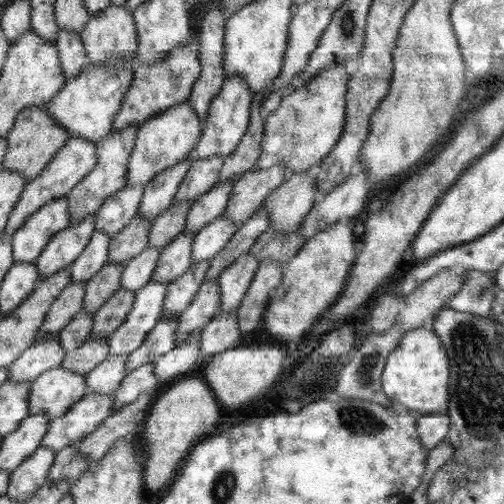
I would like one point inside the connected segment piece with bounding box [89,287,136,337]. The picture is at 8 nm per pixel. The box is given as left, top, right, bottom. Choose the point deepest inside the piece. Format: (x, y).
(111, 315)

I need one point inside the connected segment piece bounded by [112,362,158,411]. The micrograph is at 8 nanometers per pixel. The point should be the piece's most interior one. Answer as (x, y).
(140, 380)

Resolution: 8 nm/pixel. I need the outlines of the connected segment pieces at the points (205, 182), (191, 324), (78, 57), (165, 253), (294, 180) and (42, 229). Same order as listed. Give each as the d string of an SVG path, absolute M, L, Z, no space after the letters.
M222 155L210 156L204 160L195 159L186 177L182 180L174 202L195 202L218 182L220 170L224 163Z
M217 279L204 281L188 308L178 318L178 327L174 334L174 346L186 341L186 337L201 330L221 310L222 293Z
M60 29L55 42L62 69L66 73L66 80L78 76L80 72L90 66L90 59L86 55L80 33L70 31L70 29Z
M194 232L178 234L167 246L161 248L158 264L150 276L150 281L170 283L184 274L192 264L192 246L195 242Z
M308 171L289 174L284 183L264 202L270 213L270 228L275 228L279 232L297 232L305 215L314 207L314 200L318 194L319 181Z
M67 196L52 200L28 217L10 237L12 257L16 261L35 261L54 234L71 224Z

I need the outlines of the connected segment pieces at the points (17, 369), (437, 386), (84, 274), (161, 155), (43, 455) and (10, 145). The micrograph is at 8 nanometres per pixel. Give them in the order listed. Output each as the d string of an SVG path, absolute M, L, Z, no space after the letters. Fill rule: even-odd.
M38 336L36 343L27 348L8 367L10 381L33 381L47 370L59 367L65 359L66 353L60 345L60 336Z
M420 327L412 331L405 332L405 335L401 338L401 342L388 356L388 366L384 368L384 374L382 374L382 388L384 388L384 394L392 400L392 402L400 402L398 407L403 408L416 415L421 414L440 414L446 415L449 403L449 390L448 390L448 358L445 348L439 336L432 329L426 329Z
M95 230L89 244L68 267L70 282L80 283L90 280L106 264L111 241L109 234L102 230Z
M188 100L168 107L142 123L138 127L134 150L130 154L129 164L127 165L126 186L136 186L142 189L156 174L183 160L186 154L190 154L194 150L203 127L204 124L200 121L198 113L194 111L194 107L188 103Z
M40 446L34 454L25 458L11 472L10 484L5 493L8 499L24 502L44 486L56 454L50 448Z
M47 104L41 107L26 107L18 114L13 128L6 135L6 154L1 166L11 172L18 172L25 176L27 181L31 181L52 161L54 154L70 137L70 131L66 131L50 115Z

